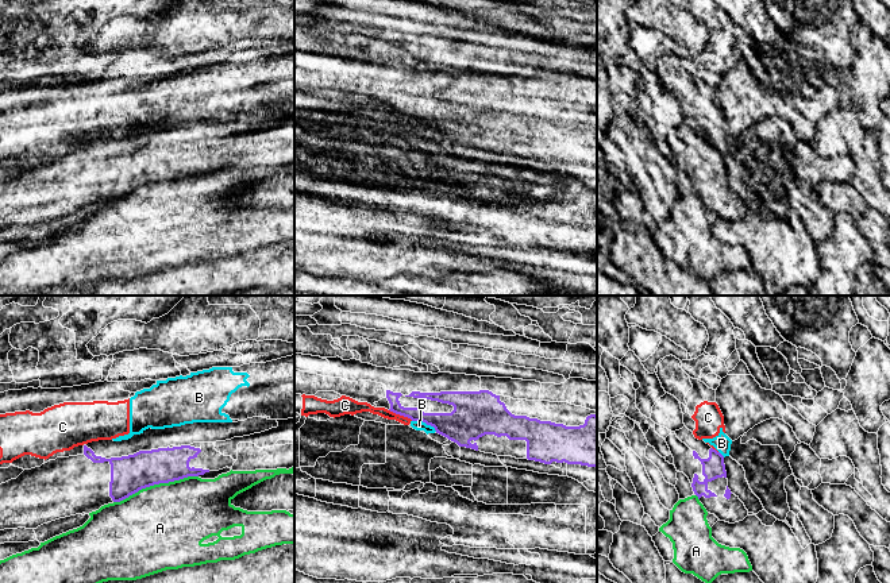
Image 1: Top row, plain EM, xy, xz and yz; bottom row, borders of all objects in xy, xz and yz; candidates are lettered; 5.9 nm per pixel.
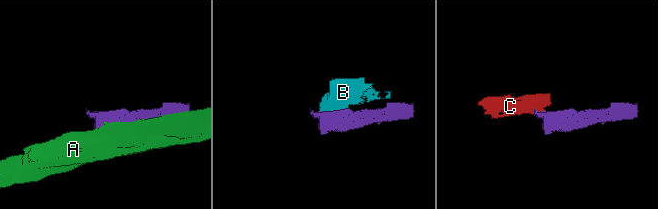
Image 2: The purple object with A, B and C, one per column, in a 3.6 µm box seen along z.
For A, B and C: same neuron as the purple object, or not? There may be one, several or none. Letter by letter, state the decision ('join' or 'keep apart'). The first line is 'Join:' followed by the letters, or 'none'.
Join: none
A: keep apart
B: keep apart
C: keep apart

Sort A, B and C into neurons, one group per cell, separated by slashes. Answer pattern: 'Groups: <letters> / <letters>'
Groups: A / B C

